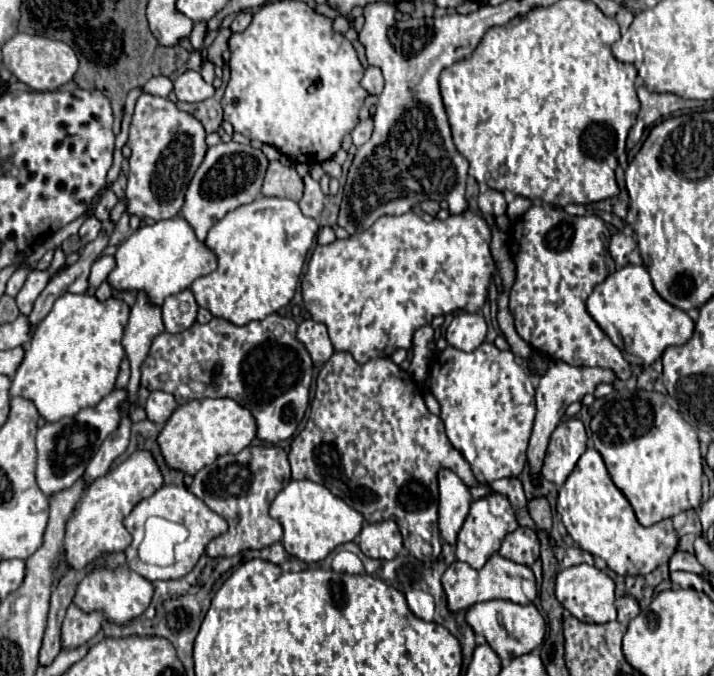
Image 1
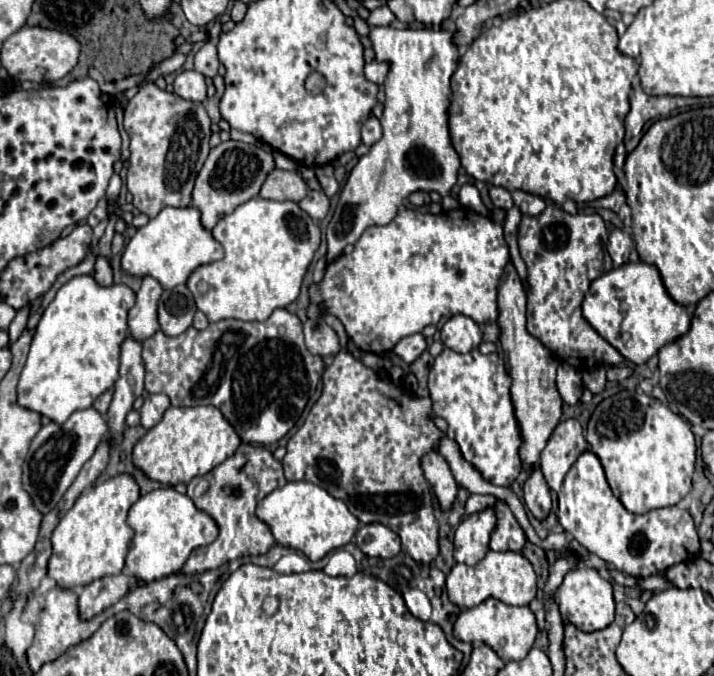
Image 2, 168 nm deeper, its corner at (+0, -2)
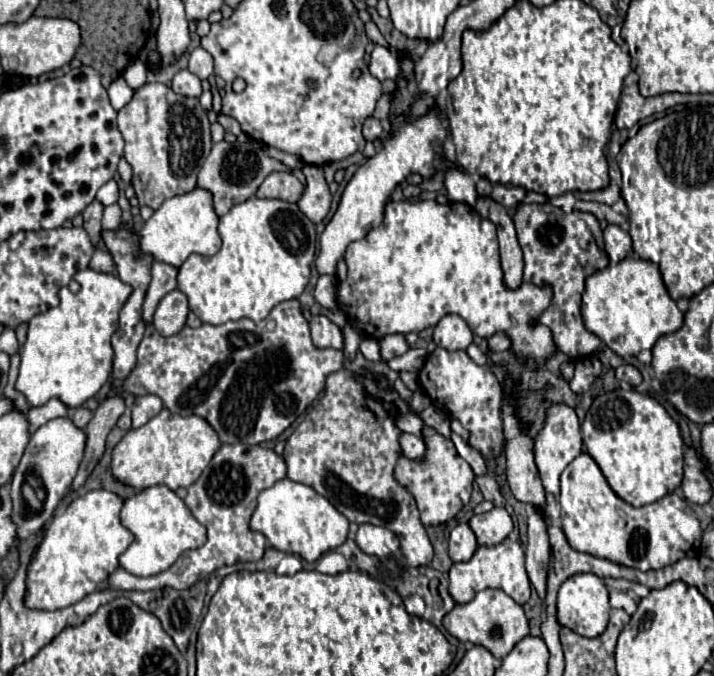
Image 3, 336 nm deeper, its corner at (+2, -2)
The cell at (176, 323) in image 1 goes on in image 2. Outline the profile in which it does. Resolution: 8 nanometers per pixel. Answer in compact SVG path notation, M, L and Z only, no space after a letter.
M185 284L175 286L173 290L165 290L159 300L161 330L167 336L183 334L191 326L195 310L195 300Z

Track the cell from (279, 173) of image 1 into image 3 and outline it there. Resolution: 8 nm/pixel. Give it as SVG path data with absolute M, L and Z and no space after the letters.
M291 172L269 174L257 190L259 198L279 198L287 202L297 202L303 194L303 184Z

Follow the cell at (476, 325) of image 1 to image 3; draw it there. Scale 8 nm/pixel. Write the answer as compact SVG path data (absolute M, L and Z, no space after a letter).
M447 314L435 326L433 342L445 350L467 350L473 342L473 332L461 316Z

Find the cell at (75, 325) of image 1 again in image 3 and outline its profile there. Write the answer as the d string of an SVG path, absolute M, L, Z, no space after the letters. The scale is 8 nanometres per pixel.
M89 268L77 272L75 282L79 284L79 292L63 286L59 290L59 306L29 320L15 388L31 406L43 406L47 400L59 398L67 408L75 410L93 398L109 380L113 366L111 338L119 328L119 312L131 294L131 286L115 274Z

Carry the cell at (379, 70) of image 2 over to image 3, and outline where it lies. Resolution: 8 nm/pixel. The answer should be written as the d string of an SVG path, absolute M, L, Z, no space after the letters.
M375 46L375 50L371 52L371 64L369 64L369 72L377 78L377 80L387 80L387 78L395 78L399 72L399 62L397 58L383 46Z

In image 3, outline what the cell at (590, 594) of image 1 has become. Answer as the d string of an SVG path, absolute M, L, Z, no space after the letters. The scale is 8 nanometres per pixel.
M573 574L567 578L557 594L557 616L561 626L571 628L573 632L585 636L585 638L595 638L599 636L607 624L609 624L609 594L603 584L603 580L595 574Z

